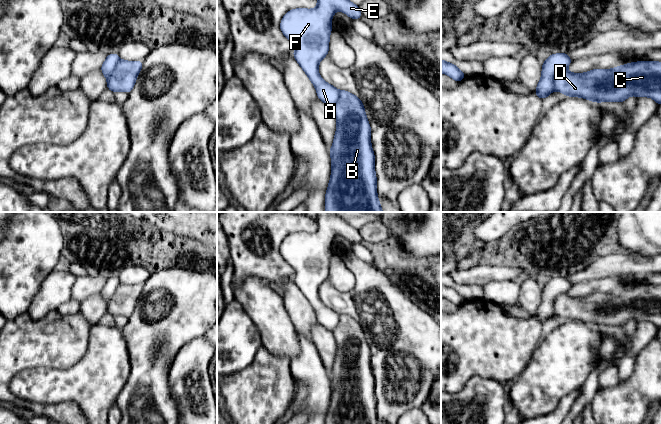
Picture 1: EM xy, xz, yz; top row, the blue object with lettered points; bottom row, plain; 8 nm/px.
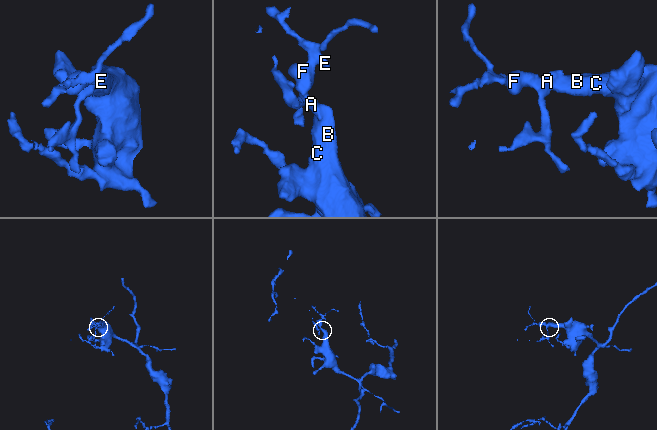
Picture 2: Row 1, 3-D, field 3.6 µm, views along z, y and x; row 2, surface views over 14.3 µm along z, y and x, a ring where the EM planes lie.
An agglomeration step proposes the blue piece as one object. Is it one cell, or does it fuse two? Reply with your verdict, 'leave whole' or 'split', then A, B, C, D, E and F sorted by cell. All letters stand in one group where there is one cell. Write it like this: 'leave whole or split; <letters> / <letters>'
split; A E F / B C D

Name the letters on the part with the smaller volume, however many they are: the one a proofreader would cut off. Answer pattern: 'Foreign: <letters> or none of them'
Foreign: A, E, F

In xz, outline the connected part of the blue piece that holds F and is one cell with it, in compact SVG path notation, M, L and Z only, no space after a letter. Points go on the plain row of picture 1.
M317 212L316 220L316 232L288 235L280 246L280 253L294 268L293 280L314 309L318 322L333 332L339 323L339 314L325 306L318 295L320 285L329 275L332 242L338 234L352 244L360 243L362 237L358 229L334 212Z

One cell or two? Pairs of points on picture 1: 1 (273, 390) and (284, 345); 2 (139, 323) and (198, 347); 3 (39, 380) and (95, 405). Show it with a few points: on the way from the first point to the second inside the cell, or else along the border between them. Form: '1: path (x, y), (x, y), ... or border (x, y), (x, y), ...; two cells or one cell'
1: border (262, 346), (272, 354), (286, 356), (290, 360); two cells
2: border (202, 335), (186, 343), (173, 360); two cells
3: path (53, 385), (72, 385), (81, 393); one cell

